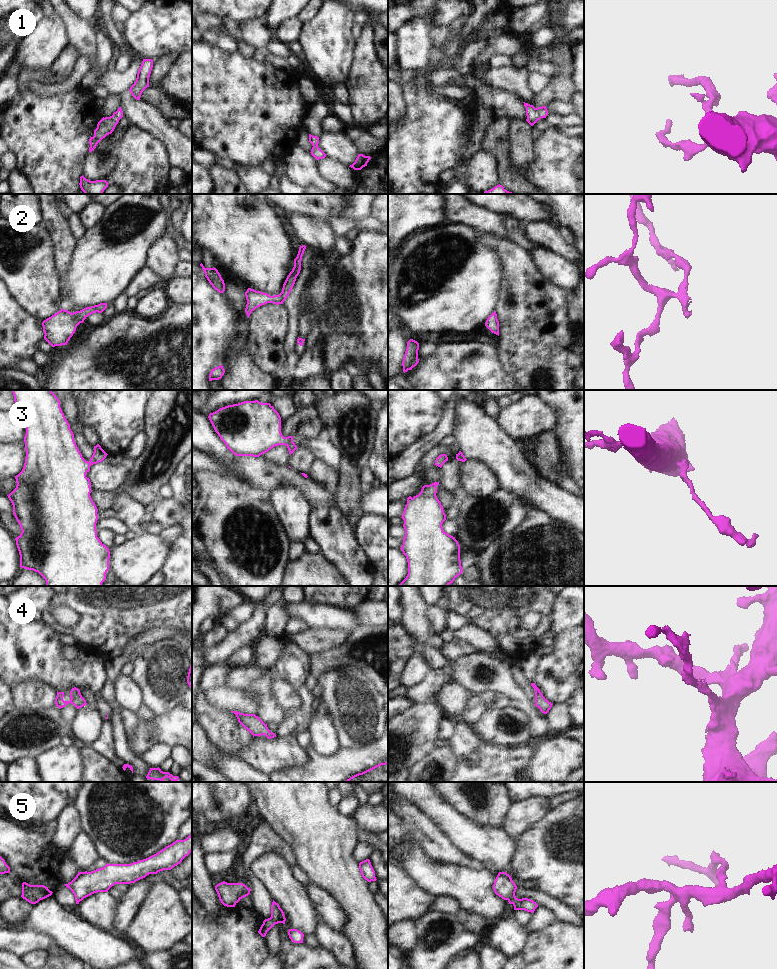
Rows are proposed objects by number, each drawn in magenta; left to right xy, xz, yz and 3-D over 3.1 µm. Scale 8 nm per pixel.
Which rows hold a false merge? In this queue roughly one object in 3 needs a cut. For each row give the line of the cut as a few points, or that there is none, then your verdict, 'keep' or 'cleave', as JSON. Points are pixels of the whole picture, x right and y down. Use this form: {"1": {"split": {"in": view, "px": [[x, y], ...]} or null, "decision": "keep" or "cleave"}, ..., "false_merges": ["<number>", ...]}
{"1": {"split": null, "decision": "keep"}, "2": {"split": null, "decision": "keep"}, "3": {"split": null, "decision": "keep"}, "4": {"split": null, "decision": "keep"}, "5": {"split": null, "decision": "keep"}, "false_merges": []}

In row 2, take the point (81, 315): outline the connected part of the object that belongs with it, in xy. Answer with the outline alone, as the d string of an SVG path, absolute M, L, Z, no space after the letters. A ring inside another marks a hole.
M100 303L73 313L61 309L42 322L44 339L52 347L67 345L80 323L83 323L89 315L102 313L106 308L107 303Z

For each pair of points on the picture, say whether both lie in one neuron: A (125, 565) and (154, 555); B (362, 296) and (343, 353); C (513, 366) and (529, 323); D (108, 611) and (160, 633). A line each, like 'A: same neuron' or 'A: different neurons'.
A: same neuron
B: same neuron
C: same neuron
D: different neurons

